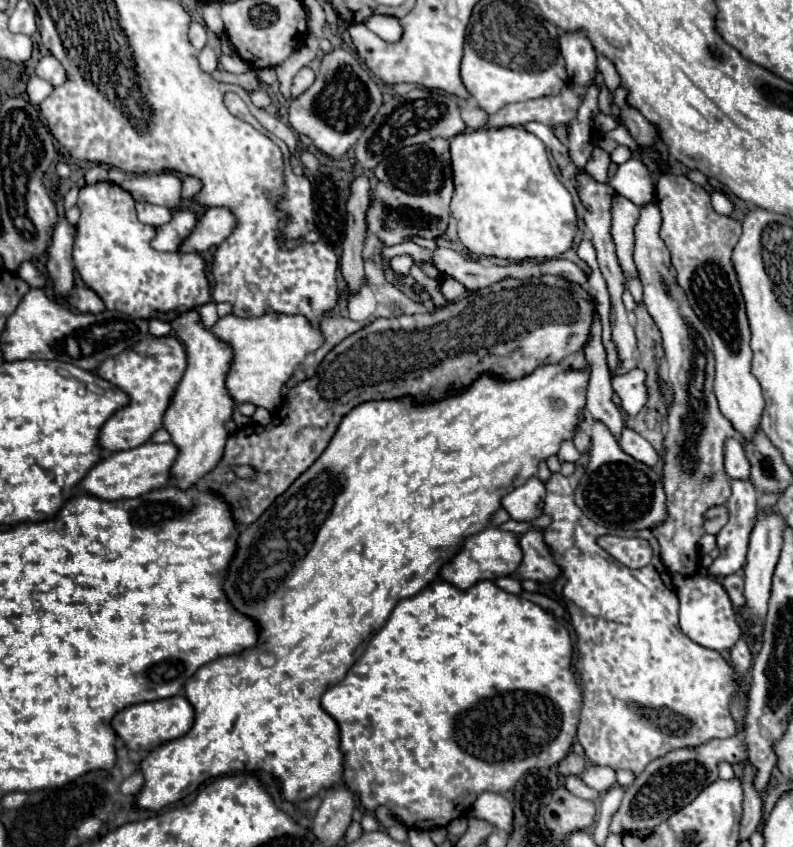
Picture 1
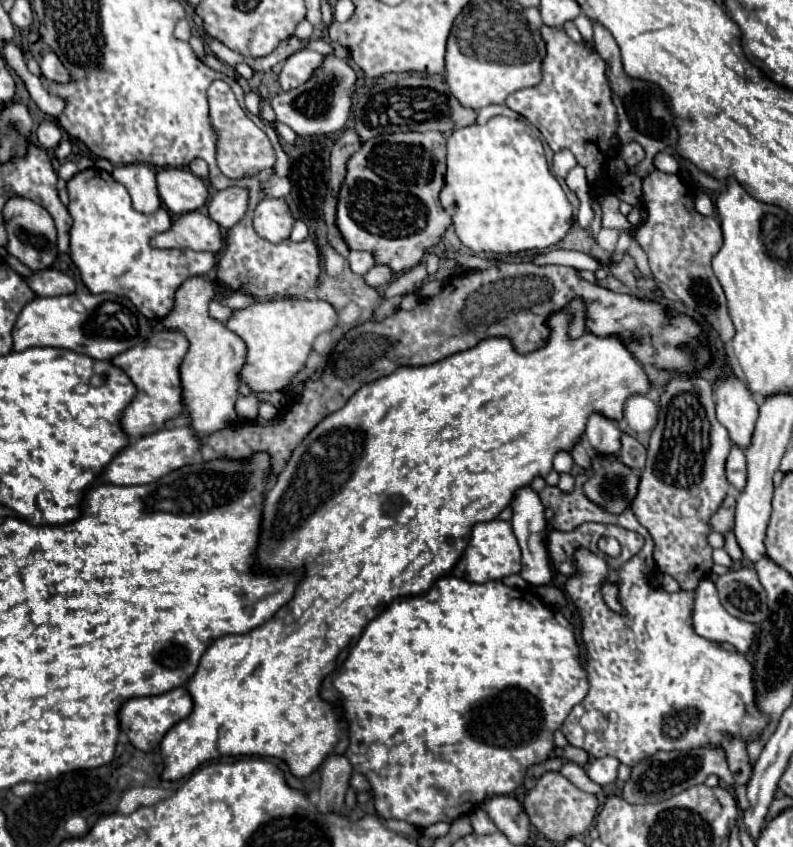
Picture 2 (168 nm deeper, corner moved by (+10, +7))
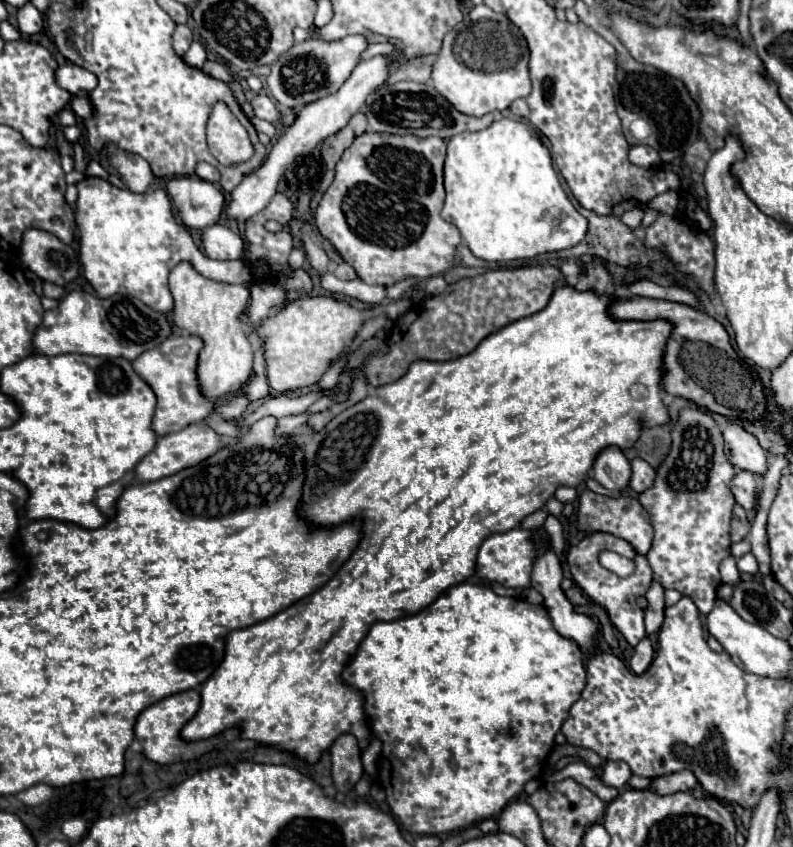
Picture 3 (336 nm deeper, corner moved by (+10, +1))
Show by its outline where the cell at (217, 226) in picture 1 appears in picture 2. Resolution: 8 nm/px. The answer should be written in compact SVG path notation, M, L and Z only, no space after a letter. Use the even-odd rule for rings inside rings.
M230 187L218 191L208 201L208 213L210 219L216 221L222 229L230 229L242 219L242 215L246 213L246 205L248 205L248 191L242 187Z

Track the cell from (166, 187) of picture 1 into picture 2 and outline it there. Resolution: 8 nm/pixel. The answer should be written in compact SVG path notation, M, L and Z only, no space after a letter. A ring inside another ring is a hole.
M162 169L156 173L158 195L172 215L196 211L206 203L208 189L188 169Z

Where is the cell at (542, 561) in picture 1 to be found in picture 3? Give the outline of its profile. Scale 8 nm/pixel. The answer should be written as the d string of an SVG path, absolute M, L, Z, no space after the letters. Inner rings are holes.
M594 533L594 535L584 537L578 545L570 547L570 551L568 551L568 555L566 555L566 561L568 561L568 565L570 565L570 573L572 573L574 581L582 587L582 591L584 591L588 597L592 597L598 605L602 605L602 607L608 611L610 621L612 621L614 627L624 635L624 639L626 639L632 647L636 647L636 645L646 637L644 609L640 611L636 599L642 597L642 595L648 591L648 587L650 587L650 583L652 583L652 571L650 571L646 559L642 557L642 573L634 573L634 575L630 575L628 579L622 579L622 577L614 575L612 571L608 571L608 569L604 569L604 567L600 565L598 555L600 555L602 551L616 551L616 553L628 557L628 559L636 559L634 549L632 549L624 539L618 539L618 537L610 535L610 533Z

